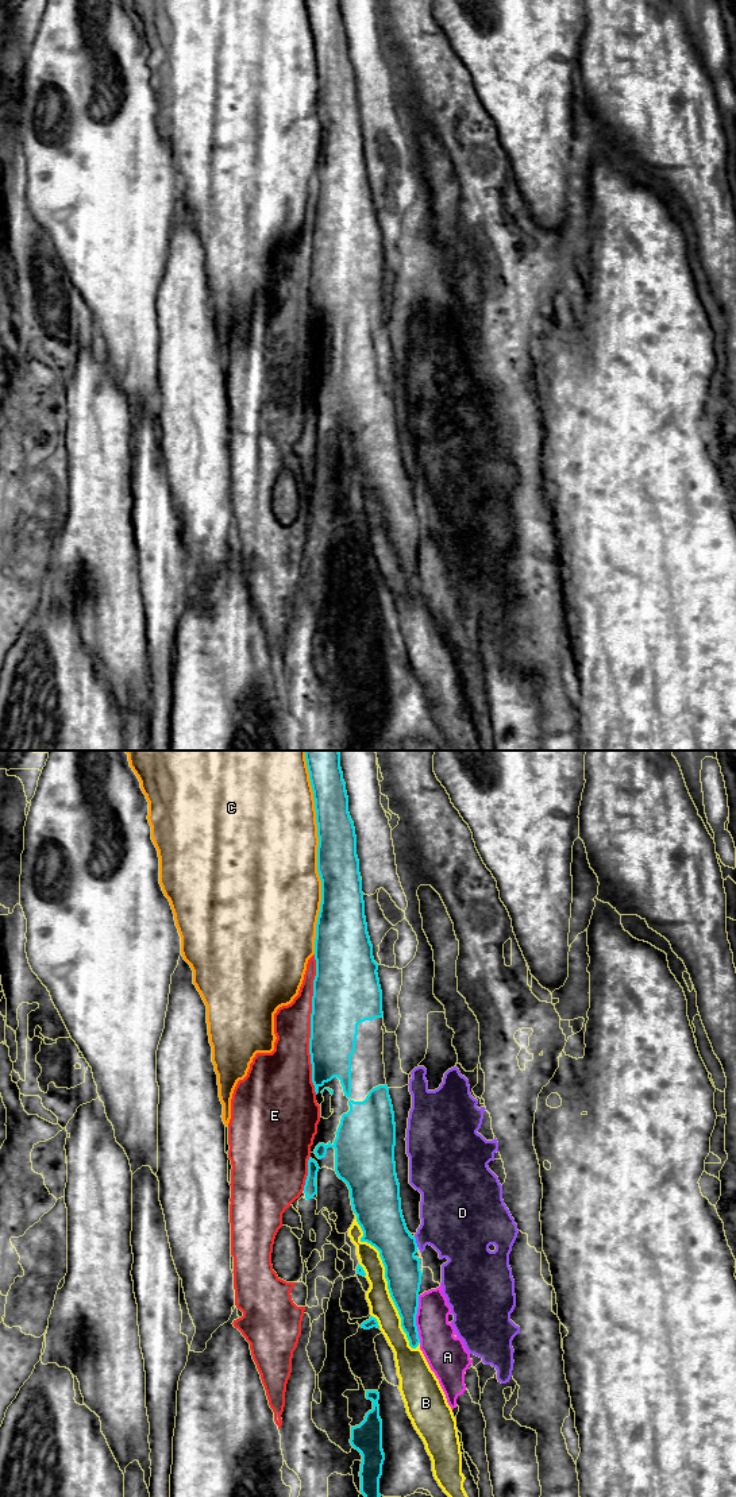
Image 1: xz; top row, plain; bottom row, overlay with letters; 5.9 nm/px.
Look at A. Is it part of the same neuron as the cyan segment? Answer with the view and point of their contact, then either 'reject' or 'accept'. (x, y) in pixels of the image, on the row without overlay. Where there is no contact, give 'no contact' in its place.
contact xz (415, 563); reject

